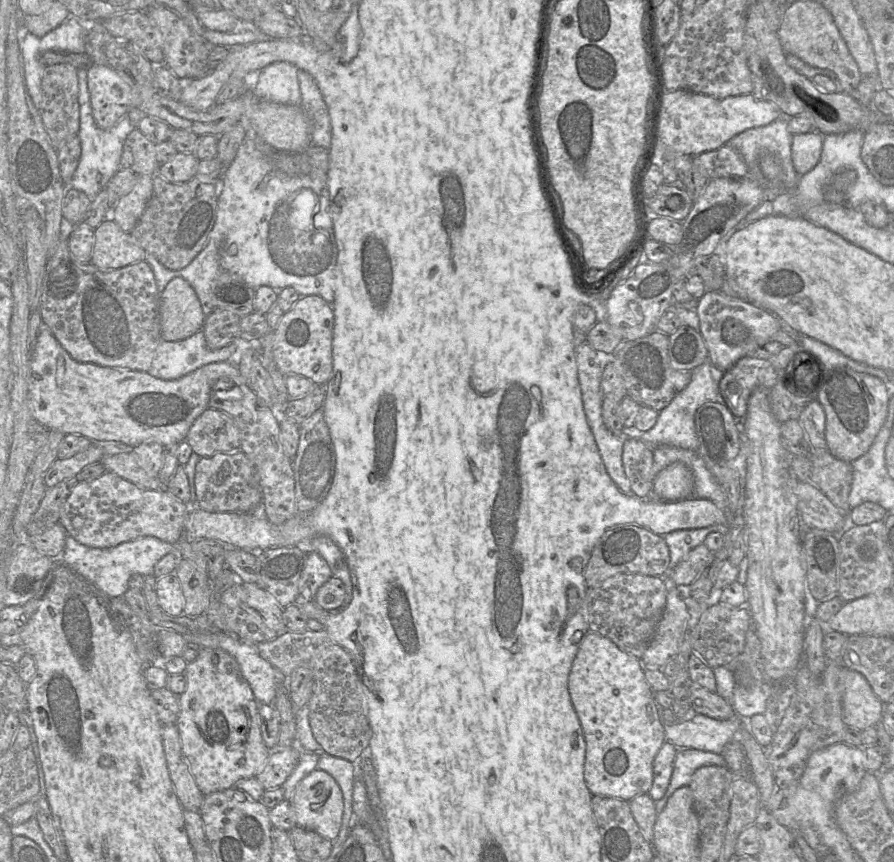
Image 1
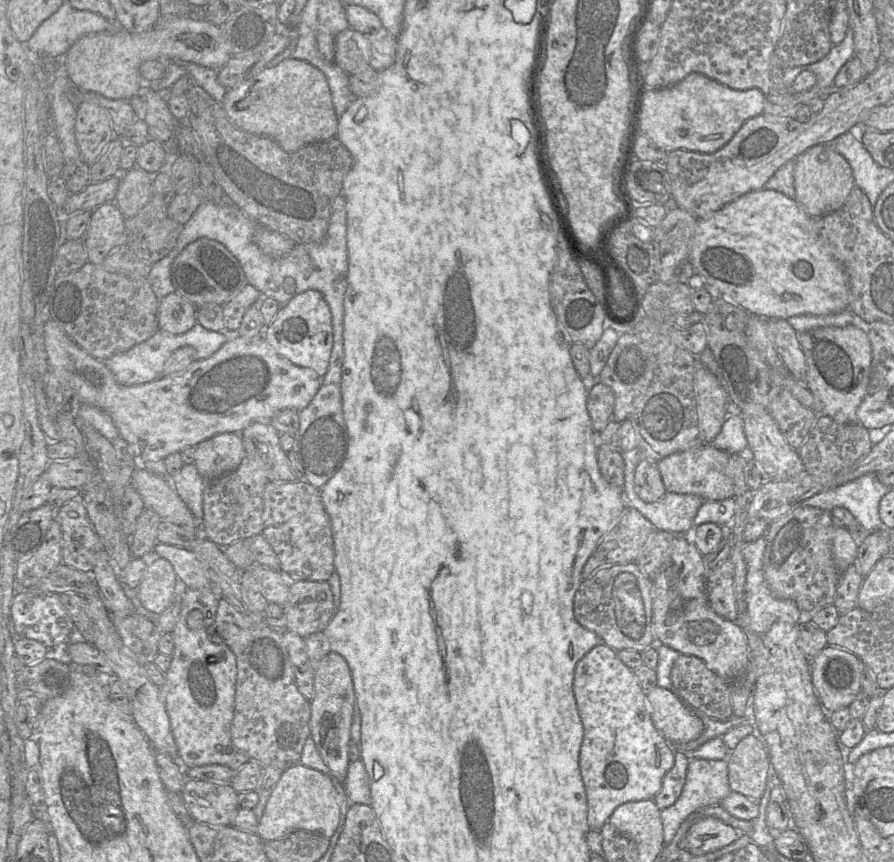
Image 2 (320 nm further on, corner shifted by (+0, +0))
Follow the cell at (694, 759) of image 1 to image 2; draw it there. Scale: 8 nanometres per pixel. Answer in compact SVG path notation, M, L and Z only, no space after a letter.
M690 757L686 781L681 795L673 805L661 810L664 846L674 839L681 824L691 814L707 806L721 804L722 800L726 798L731 791L727 759L710 760Z

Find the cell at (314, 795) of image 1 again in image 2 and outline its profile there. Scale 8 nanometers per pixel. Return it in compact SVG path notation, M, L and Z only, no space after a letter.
M297 763L285 769L271 789L258 822L257 834L263 841L281 839L297 830L318 833L330 838L338 828L340 815L337 791L331 776Z

